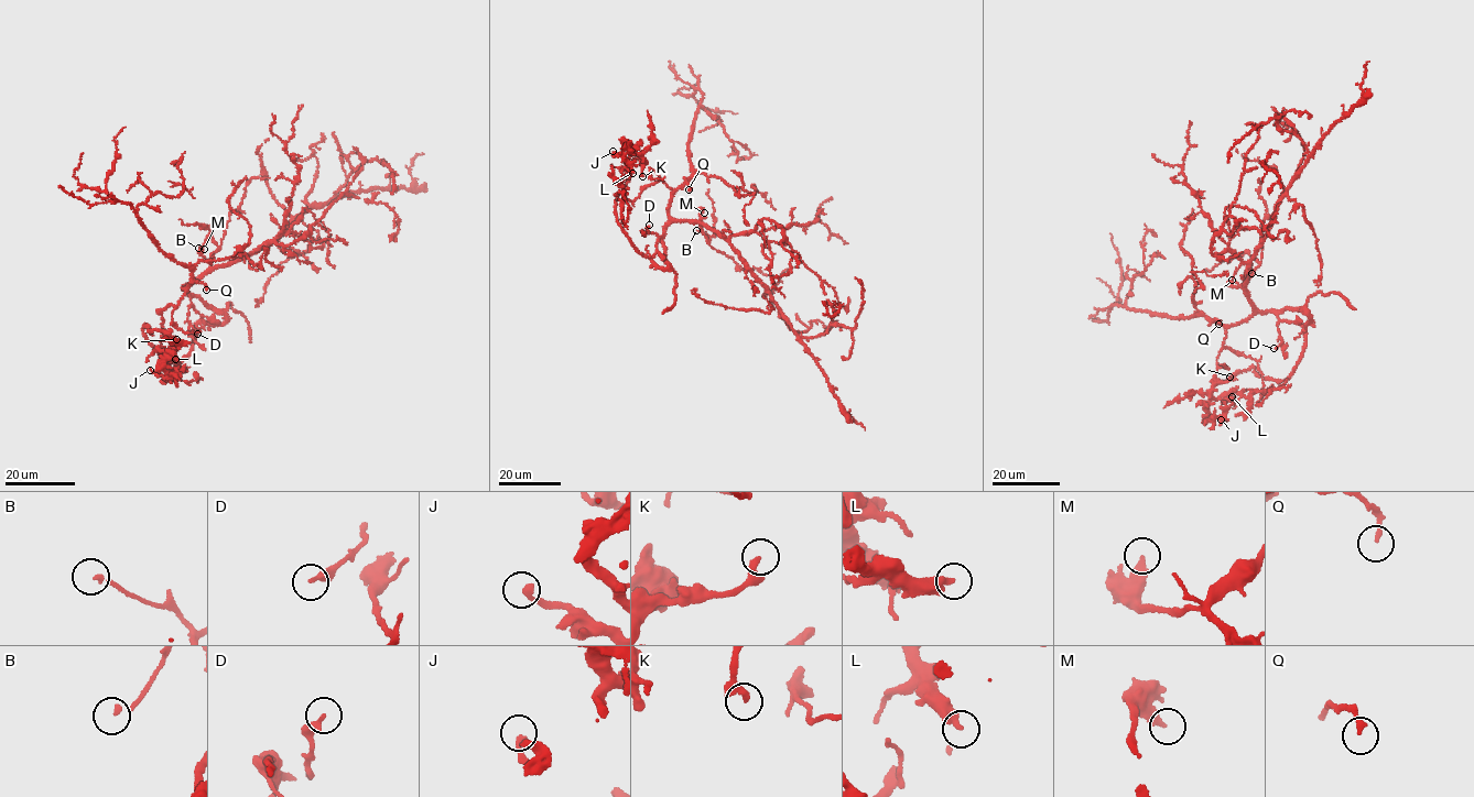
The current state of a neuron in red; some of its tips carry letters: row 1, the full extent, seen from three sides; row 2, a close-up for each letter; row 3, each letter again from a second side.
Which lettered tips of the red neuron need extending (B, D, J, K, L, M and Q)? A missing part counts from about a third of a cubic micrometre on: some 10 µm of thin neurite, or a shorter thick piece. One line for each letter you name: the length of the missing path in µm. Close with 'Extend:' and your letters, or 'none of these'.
K: Missing length about 2 µm
Extend: K

